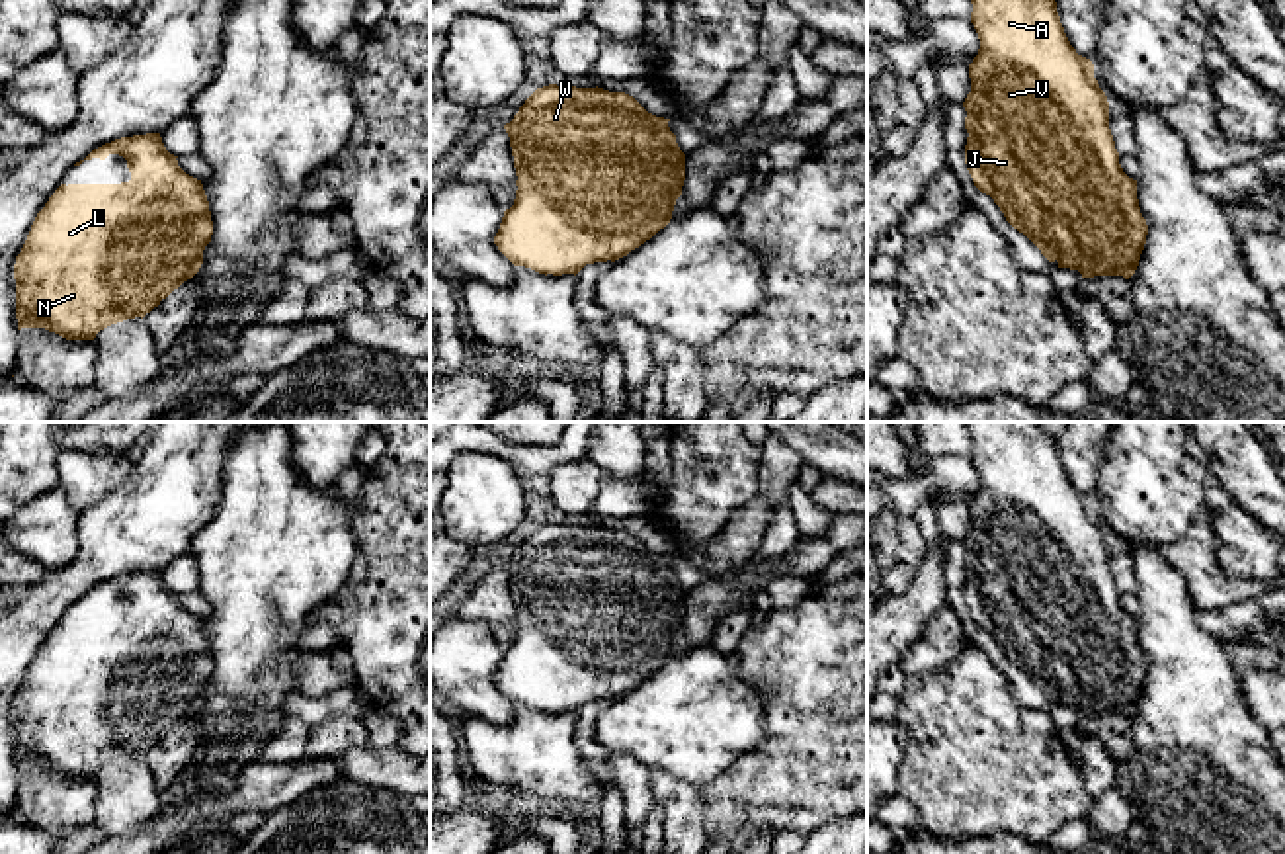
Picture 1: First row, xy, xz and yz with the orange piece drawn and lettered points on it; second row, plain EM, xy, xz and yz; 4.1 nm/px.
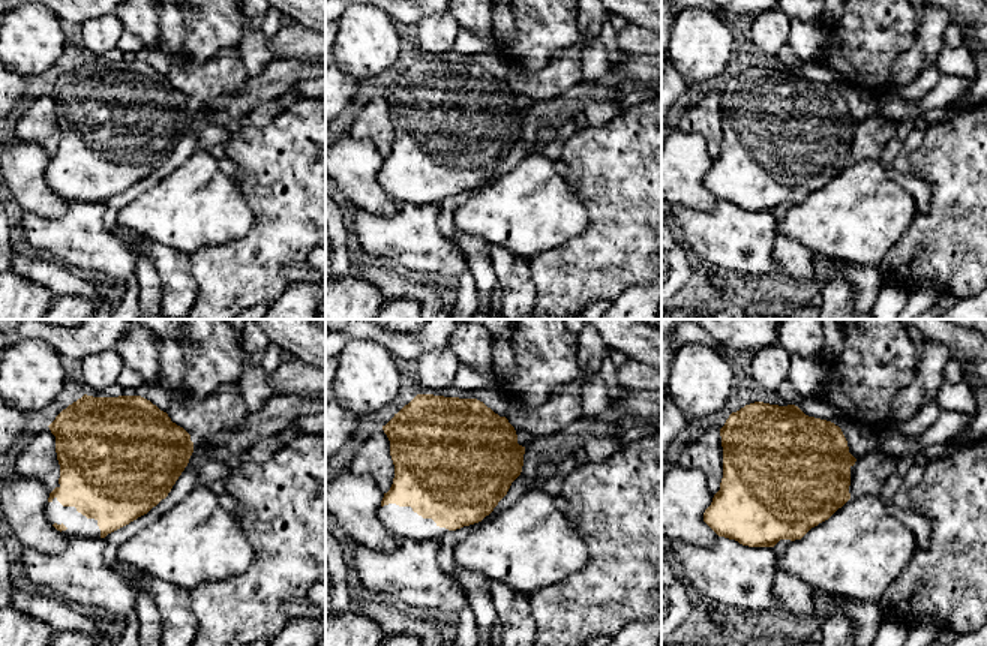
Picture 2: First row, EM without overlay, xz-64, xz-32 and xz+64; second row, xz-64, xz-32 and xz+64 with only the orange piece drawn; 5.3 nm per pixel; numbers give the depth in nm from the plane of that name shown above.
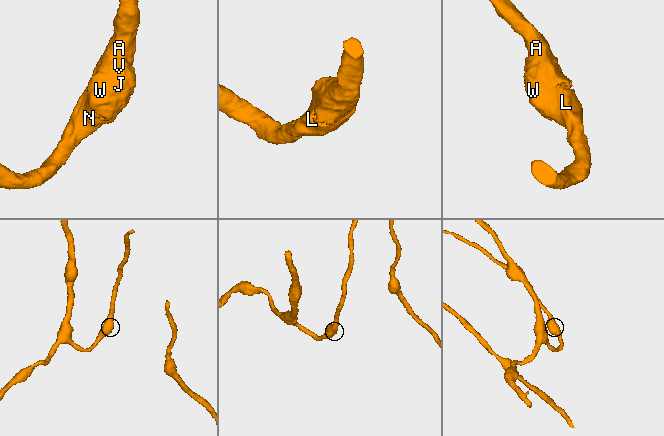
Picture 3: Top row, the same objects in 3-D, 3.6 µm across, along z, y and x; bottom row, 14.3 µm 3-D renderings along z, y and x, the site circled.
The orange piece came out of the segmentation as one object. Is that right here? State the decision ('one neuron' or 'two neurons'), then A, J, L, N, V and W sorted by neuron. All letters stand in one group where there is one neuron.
one neuron; A J L N V W

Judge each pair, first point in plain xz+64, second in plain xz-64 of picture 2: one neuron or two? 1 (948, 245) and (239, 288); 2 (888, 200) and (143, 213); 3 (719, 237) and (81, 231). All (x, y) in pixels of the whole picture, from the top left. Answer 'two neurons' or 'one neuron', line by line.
1: one neuron
2: one neuron
3: one neuron

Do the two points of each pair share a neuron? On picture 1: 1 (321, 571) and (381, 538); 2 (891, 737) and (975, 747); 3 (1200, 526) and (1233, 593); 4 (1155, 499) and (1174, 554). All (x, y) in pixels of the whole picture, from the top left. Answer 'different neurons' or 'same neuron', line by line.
1: different neurons
2: different neurons
3: same neuron
4: different neurons

